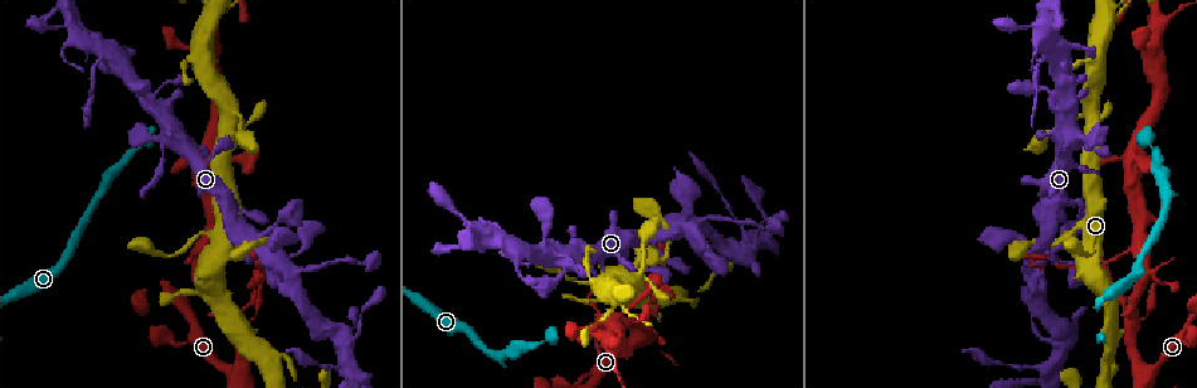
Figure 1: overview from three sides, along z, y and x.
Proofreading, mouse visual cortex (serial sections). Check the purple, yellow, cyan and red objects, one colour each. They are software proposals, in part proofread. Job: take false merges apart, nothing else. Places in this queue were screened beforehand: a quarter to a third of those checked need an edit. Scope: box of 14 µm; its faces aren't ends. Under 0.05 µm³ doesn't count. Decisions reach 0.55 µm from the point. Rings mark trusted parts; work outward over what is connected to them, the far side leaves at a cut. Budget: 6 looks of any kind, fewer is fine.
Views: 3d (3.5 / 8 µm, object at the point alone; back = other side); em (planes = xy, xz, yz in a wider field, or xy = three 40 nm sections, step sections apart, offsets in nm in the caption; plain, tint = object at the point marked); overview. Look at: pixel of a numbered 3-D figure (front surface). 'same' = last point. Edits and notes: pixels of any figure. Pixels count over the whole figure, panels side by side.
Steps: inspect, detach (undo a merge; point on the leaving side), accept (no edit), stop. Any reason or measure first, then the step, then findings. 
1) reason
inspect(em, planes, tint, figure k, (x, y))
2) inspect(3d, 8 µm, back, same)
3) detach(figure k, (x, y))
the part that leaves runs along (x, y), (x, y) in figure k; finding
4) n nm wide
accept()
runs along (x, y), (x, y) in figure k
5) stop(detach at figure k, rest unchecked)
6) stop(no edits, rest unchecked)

sharp bend
inspect(3d, 3.5 µm, figure 1, (252, 301))

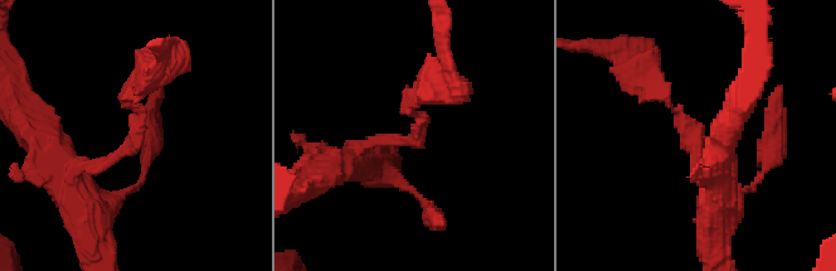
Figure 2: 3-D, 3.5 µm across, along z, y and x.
arms of 150, 200 nm
inspect(em, planes, tint, figure 2, (415, 135))

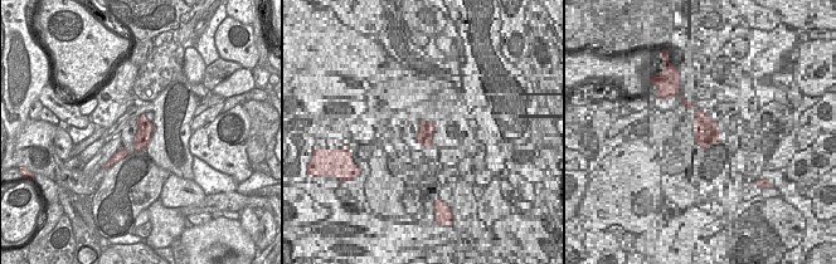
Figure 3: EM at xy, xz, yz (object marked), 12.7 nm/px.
detach(figure 2, (689, 130))
a second cell is stuck on

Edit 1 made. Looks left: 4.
calibre changes
inspect(3d, 8 µm, figure 1, (662, 263))

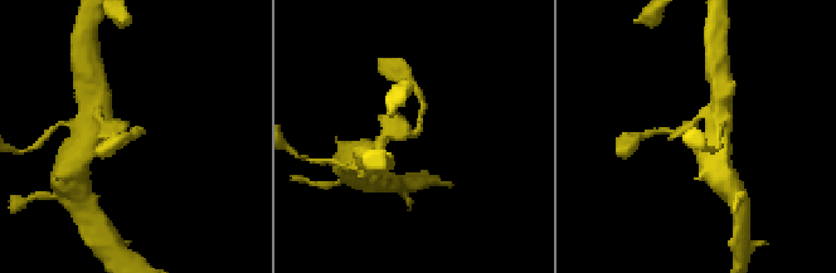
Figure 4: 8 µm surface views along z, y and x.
inspect(em, xy, step 5, tint, figure 4, (413, 136))

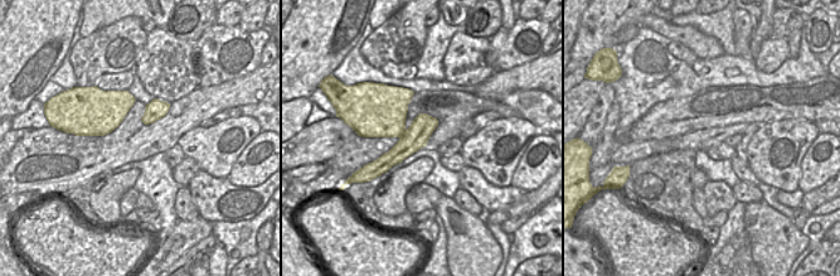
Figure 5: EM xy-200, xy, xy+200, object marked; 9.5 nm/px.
280 nm wide
accept()
runs along (382, 137), (413, 135), (423, 102) in figure 4; all the same cell

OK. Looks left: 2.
small branch off a trunk
inspect(3d, 3.5 µm, back, figure 1, (618, 305))

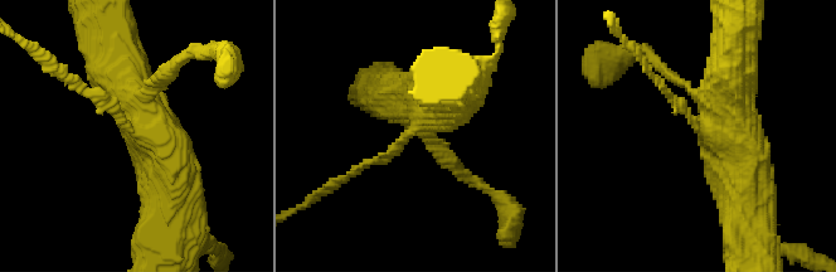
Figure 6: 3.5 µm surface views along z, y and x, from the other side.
shape alone is not enough
inspect(em, planes, tint, figure 6, (702, 130))

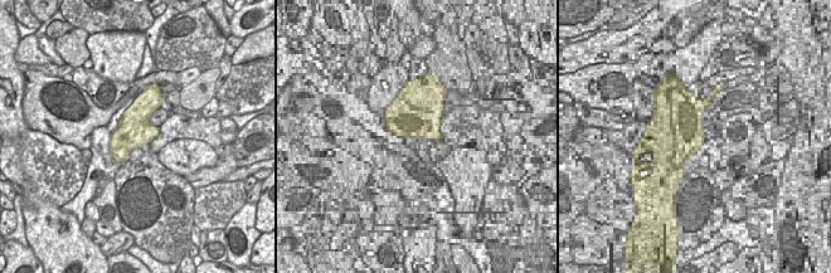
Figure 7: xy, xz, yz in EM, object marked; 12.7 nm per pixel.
detach(figure 6, (92, 95))
the part that leaves runs along (125, 121), (82, 83), (35, 59) in figure 6; a second cell is stuck on

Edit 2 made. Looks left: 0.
stop(detach at figure 2, detach at figure 6, rest unchecked)

